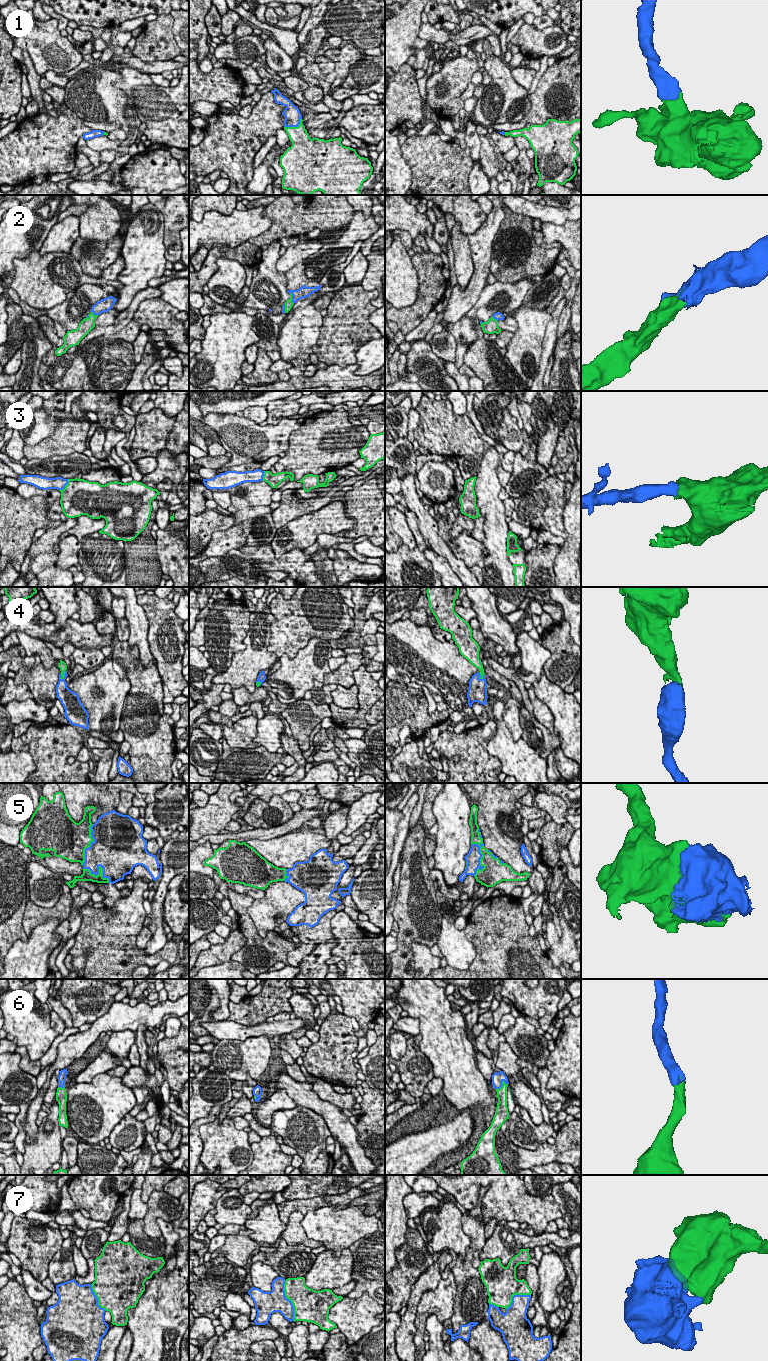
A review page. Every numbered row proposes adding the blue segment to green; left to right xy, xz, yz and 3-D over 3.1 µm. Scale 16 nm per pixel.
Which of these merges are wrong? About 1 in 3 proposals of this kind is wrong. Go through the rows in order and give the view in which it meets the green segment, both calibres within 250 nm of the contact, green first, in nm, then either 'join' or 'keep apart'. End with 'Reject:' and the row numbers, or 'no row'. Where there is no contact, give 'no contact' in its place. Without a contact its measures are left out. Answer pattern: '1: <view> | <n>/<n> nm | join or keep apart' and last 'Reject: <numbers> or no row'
1: xz | 300/260 nm | join
2: xz | 130/180 nm | join
3: xy | 500/220 nm | join
4: xy | 130/200 nm | join
5: yz | 340/220 nm | join
6: yz | 160/190 nm | join
7: xz | 400/360 nm | keep apart
Reject: 7

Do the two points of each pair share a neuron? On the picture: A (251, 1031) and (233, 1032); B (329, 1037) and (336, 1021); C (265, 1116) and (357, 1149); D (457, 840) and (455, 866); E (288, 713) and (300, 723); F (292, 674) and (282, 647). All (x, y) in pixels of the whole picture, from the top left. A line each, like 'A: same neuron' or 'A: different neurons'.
A: same neuron
B: same neuron
C: different neurons
D: same neuron
E: same neuron
F: different neurons

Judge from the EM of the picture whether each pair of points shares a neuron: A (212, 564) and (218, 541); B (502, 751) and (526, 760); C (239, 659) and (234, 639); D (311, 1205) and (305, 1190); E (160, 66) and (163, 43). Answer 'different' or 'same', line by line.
A: different
B: same
C: different
D: different
E: different

